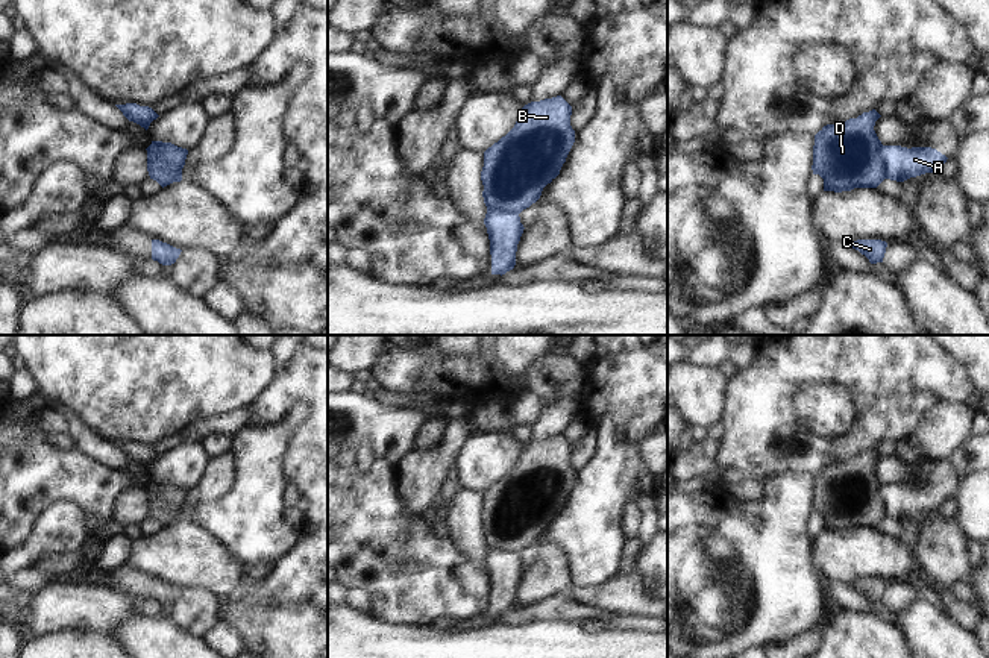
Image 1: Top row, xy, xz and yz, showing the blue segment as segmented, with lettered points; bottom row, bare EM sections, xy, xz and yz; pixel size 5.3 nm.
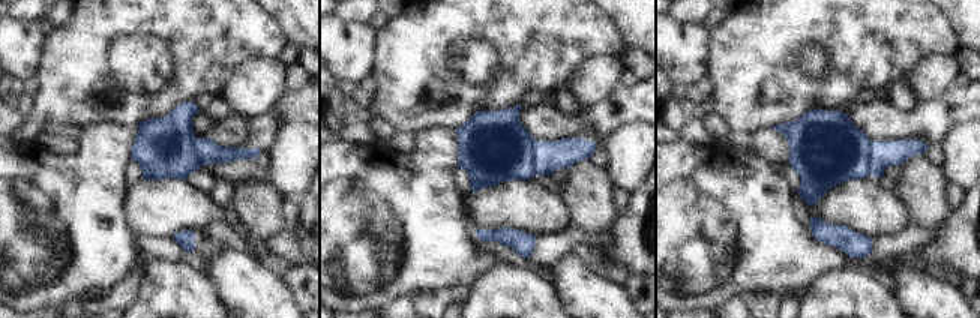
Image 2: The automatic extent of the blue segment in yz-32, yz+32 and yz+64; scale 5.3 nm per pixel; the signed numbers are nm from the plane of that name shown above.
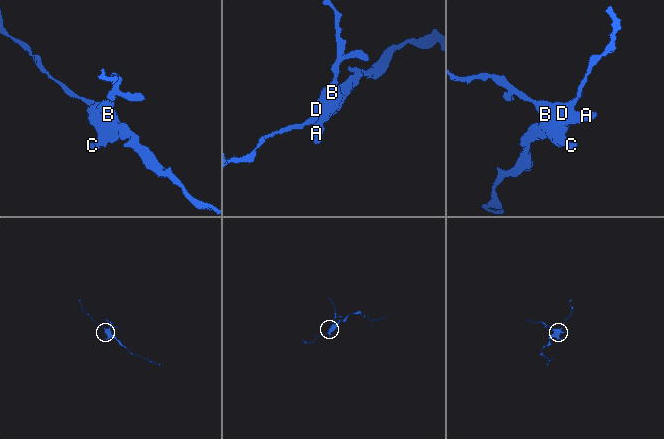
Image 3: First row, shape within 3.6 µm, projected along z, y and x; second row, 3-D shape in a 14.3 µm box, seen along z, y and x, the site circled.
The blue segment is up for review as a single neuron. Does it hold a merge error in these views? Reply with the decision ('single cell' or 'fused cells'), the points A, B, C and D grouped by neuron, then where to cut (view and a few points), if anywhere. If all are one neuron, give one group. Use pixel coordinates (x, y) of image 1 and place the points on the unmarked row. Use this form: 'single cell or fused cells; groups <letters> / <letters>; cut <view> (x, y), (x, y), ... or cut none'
fused cells; groups A / B C D; cut yz (882, 484), (880, 495), (886, 517)

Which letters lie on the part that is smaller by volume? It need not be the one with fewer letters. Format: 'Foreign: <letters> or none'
Foreign: A

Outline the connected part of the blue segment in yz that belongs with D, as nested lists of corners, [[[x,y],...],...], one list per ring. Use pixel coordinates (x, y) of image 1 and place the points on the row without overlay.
[[[872,449],[857,458],[849,458],[843,464],[827,464],[815,475],[813,485],[813,514],[824,519],[824,531],[851,531],[854,528],[877,528],[884,519],[886,511],[880,494],[881,481],[874,465],[881,455]]]

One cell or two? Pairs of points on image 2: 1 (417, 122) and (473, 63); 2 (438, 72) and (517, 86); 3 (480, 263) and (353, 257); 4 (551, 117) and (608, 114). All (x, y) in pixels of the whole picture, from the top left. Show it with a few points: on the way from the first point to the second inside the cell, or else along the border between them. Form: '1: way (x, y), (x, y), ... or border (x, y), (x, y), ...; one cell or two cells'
1: way (414, 99), (417, 89), (443, 63), (450, 63); one cell
2: way (458, 75), (461, 78), (497, 78); one cell
3: way (449, 263), (413, 263), (398, 278), (384, 267); one cell
4: way (565, 120), (595, 119); one cell

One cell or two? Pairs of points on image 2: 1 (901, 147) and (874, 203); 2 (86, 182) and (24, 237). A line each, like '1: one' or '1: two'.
1: one
2: one

